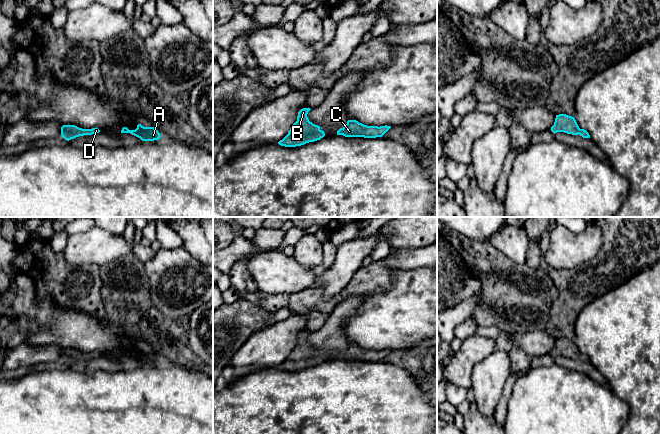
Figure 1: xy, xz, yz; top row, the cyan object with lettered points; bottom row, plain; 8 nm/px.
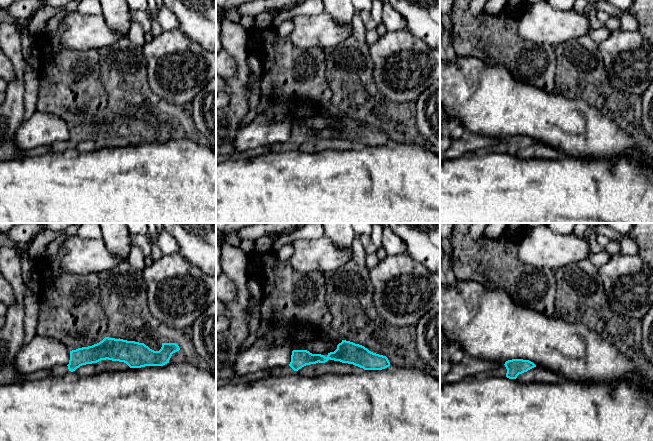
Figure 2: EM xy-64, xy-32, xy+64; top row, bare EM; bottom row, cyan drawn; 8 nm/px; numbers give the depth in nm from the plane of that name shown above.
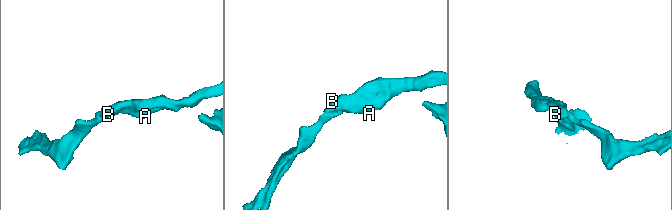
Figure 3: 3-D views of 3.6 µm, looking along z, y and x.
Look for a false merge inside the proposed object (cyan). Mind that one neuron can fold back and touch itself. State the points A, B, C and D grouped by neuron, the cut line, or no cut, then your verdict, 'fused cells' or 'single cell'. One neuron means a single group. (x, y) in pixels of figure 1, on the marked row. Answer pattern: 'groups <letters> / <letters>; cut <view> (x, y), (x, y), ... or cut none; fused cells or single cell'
groups A B C D; cut none; single cell

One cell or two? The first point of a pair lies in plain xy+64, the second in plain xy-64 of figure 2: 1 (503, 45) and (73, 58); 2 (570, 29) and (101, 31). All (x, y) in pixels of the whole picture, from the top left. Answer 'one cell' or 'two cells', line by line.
1: one cell
2: one cell

